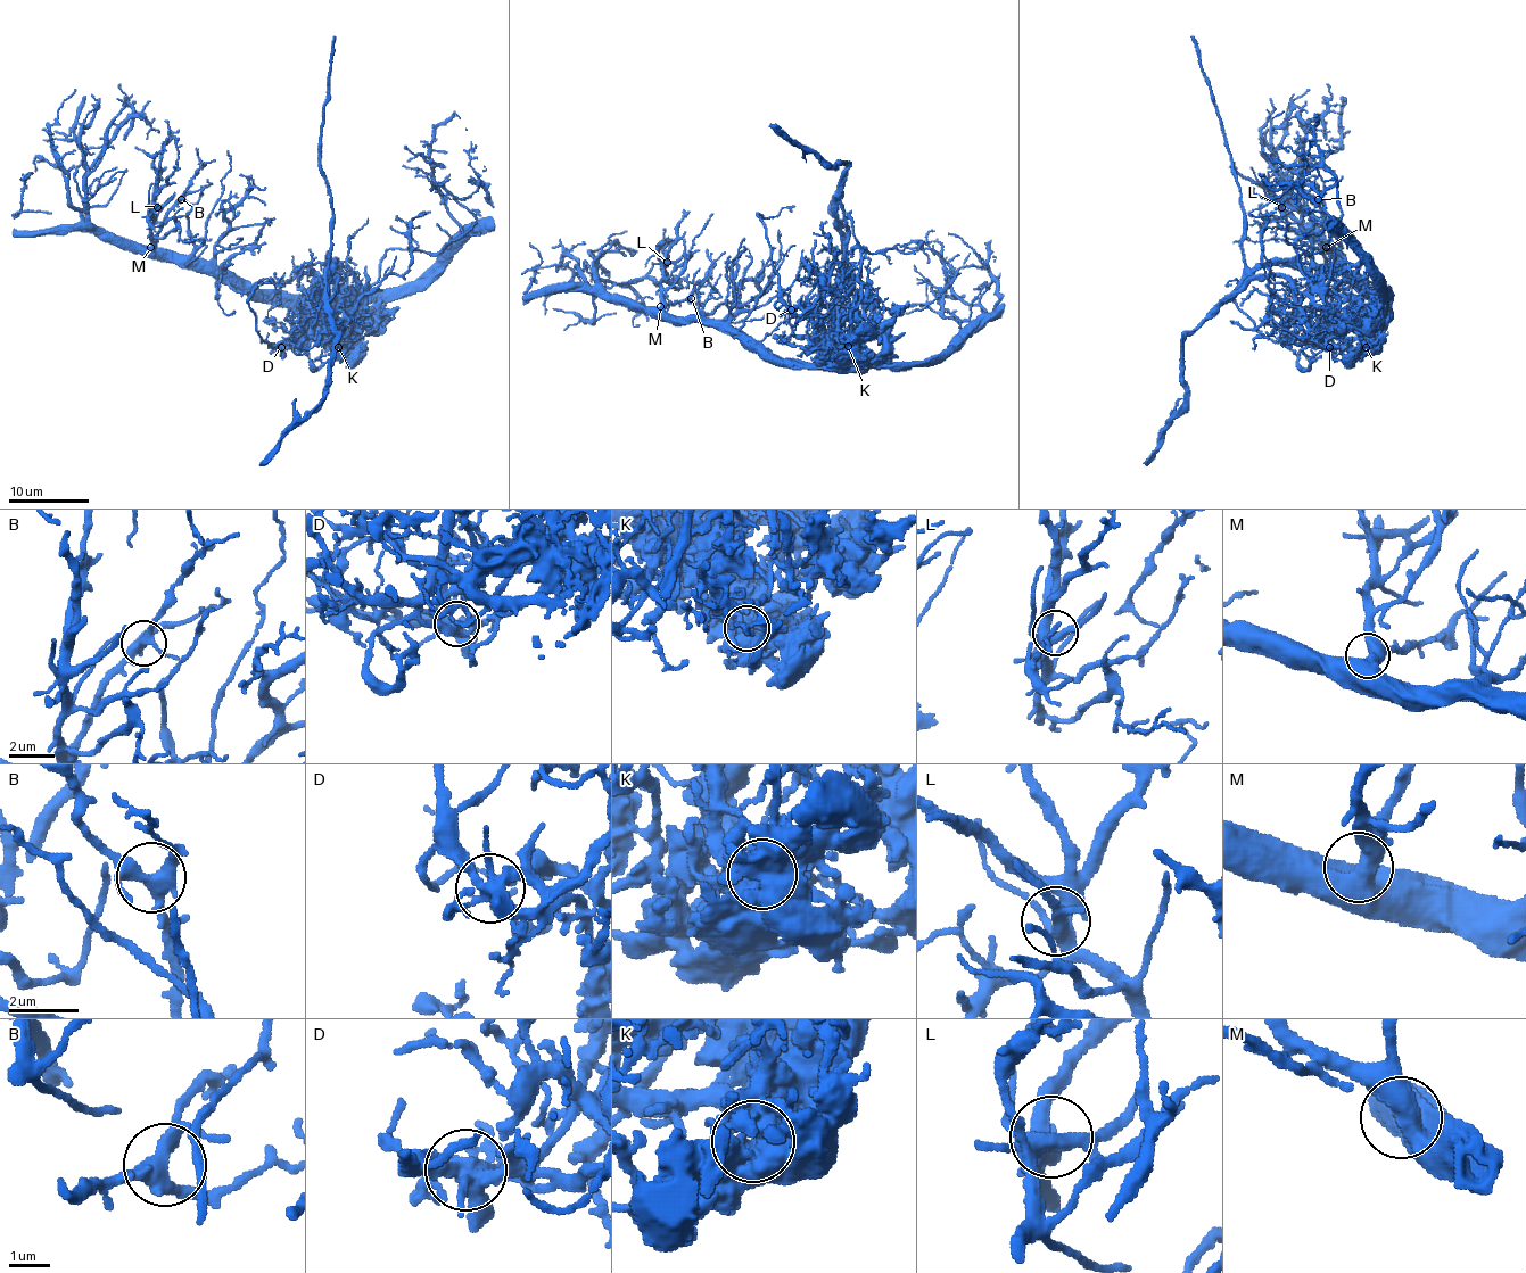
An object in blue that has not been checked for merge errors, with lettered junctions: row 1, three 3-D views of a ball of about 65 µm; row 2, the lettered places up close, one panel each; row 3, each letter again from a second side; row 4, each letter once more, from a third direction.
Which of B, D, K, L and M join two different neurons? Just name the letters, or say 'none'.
D, K

